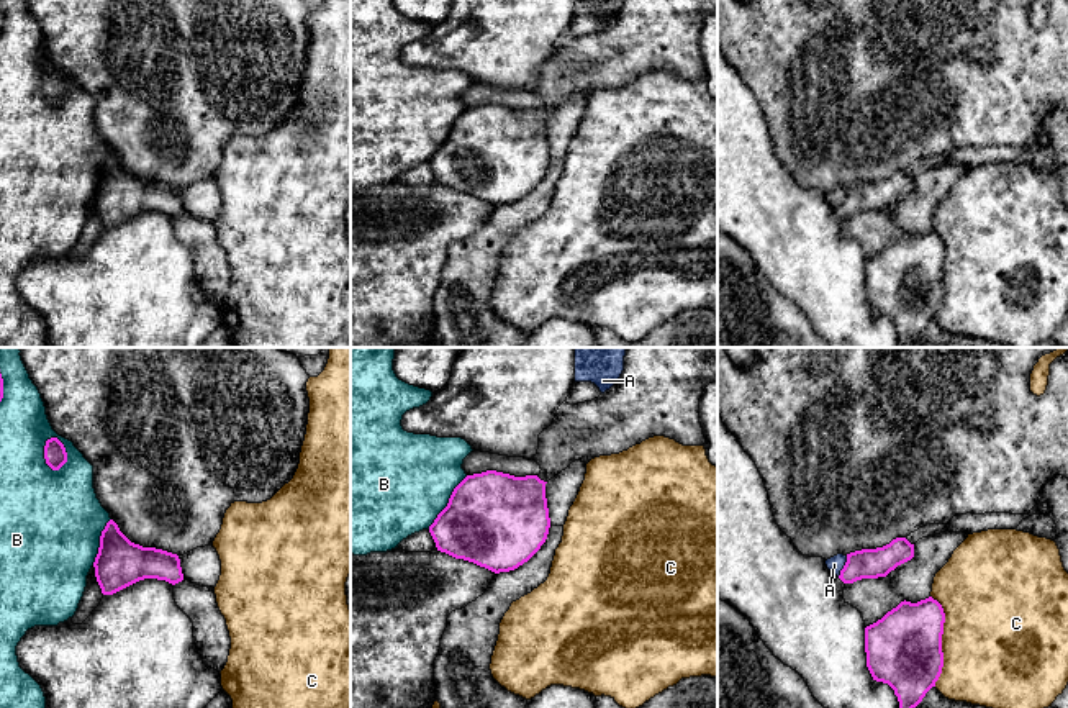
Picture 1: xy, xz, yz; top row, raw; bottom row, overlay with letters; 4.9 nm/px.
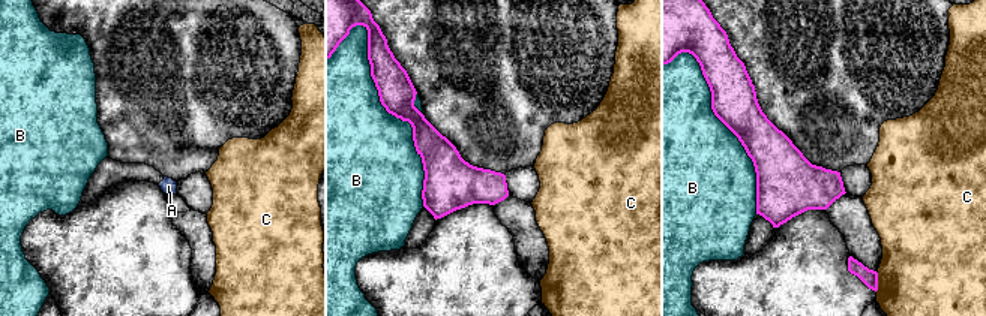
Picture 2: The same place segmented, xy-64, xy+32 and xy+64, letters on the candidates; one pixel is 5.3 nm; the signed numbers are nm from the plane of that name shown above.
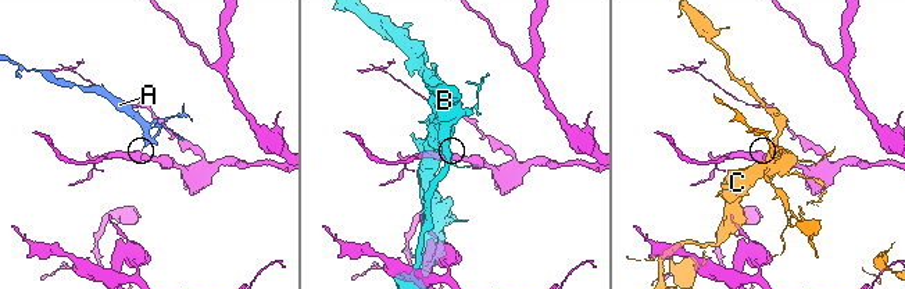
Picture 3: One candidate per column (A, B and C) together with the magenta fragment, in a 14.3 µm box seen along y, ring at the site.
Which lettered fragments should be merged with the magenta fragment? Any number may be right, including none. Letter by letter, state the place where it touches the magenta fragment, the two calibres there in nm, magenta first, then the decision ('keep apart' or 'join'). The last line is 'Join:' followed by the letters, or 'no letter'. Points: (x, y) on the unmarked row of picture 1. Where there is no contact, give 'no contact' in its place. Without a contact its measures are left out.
A: meets magenta in yz at (844, 199); 140 nm thick on the magenta side, 80 nm on the other; keep apart
B: meets magenta in xy at (45, 89); 110 nm thick on the magenta side, 380 nm on the other; keep apart
C: meets magenta in yz at (941, 274); 360 nm thick on the magenta side, 480 nm on the other; keep apart
Join: no letter

